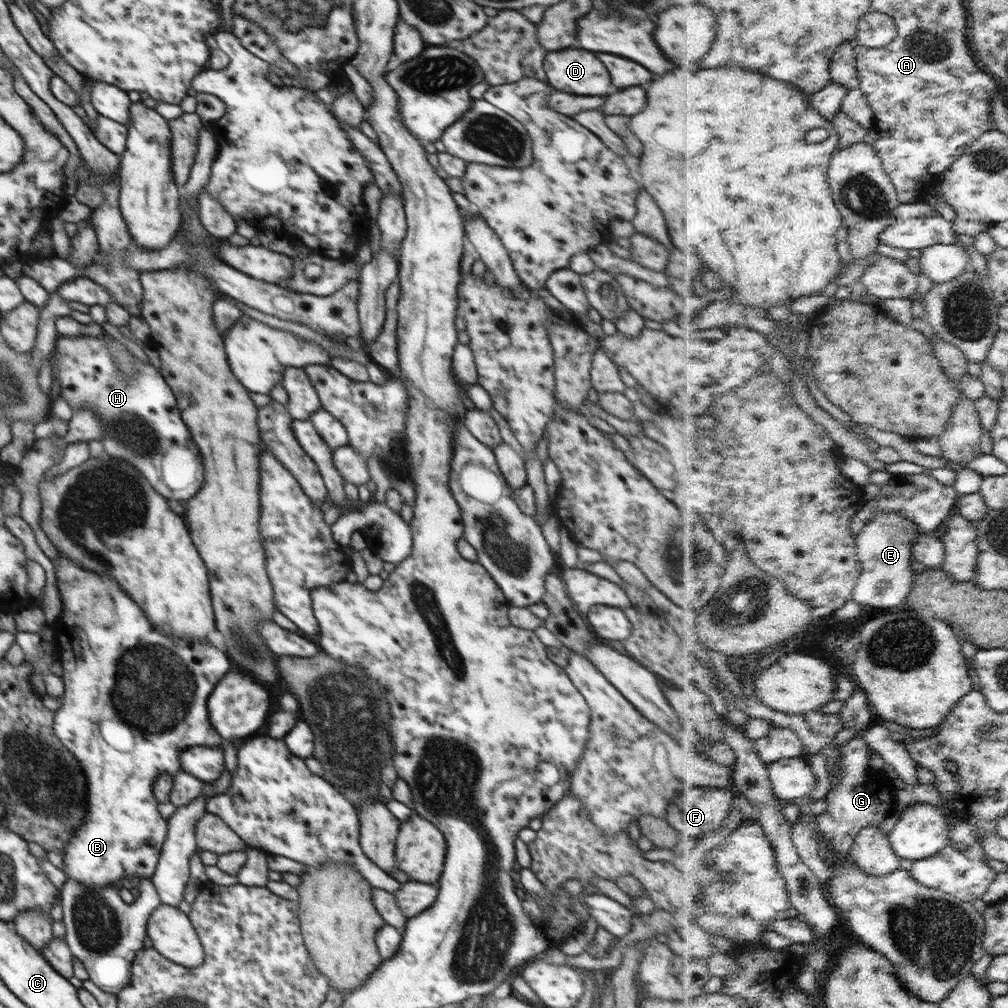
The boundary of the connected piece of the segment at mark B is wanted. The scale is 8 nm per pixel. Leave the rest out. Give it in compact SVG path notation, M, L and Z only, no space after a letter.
M59 552L59 565L54 564L57 584L61 602L63 604L62 613L54 622L55 640L58 643L58 653L61 665L63 666L63 675L61 679L65 684L62 707L55 712L53 722L54 734L58 736L60 742L70 754L76 757L78 764L82 766L84 772L85 787L87 788L86 806L87 812L83 823L75 830L75 834L70 837L64 850L64 875L70 882L84 884L88 888L102 888L102 886L114 886L121 883L126 878L151 878L154 875L156 865L161 855L162 845L167 835L167 820L162 818L158 812L158 802L154 797L153 787L156 778L162 774L170 774L174 777L182 771L180 767L181 754L191 747L220 747L224 740L218 736L218 732L211 725L209 710L207 707L208 697L214 690L218 681L230 670L230 660L226 658L227 654L220 651L209 640L205 642L188 642L189 638L168 638L160 634L153 628L151 622L145 617L140 606L134 599L130 600L112 578L100 576L95 572L90 572L84 566L78 566L77 562L70 560L65 554Z

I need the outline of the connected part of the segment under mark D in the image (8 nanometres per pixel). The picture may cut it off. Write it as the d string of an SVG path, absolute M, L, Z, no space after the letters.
M586 50L548 52L544 70L550 84L568 94L604 96L612 86L604 64Z

